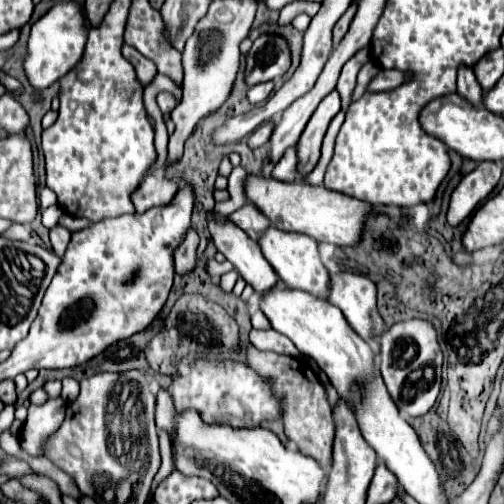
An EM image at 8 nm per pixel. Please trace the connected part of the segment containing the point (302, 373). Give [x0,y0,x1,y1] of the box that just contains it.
[248,347,334,469]

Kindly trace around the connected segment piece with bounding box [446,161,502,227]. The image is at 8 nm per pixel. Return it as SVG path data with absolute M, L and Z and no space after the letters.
M482 161L472 173L468 173L450 197L450 207L446 215L448 223L456 227L464 219L468 219L478 207L478 203L486 199L490 191L496 187L500 175L502 175L500 163L492 163L492 161Z

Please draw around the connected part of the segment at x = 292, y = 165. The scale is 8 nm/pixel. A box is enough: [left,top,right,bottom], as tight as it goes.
[272,147,300,181]

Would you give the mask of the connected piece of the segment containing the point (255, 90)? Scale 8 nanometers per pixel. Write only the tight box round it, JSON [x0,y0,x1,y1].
[248,81,274,105]

